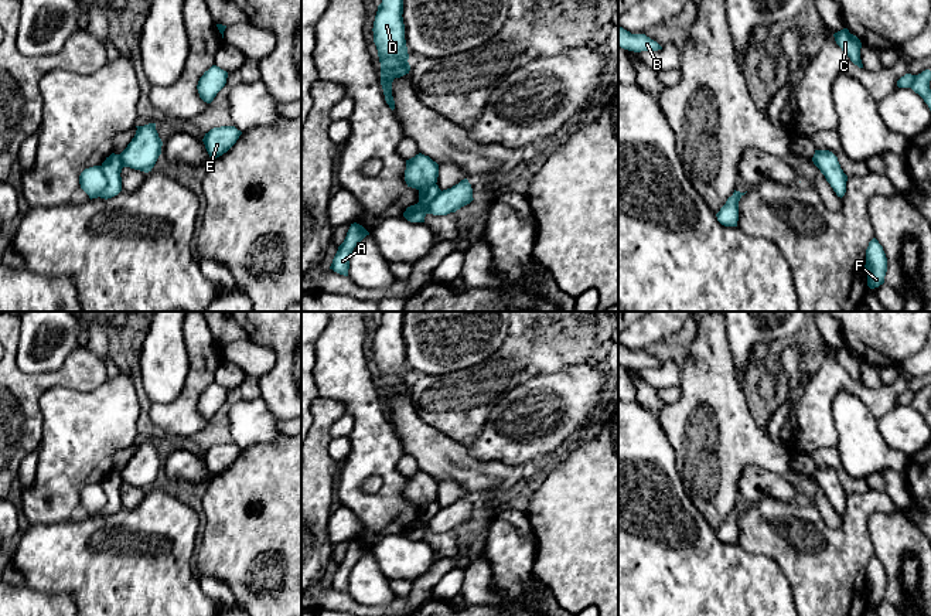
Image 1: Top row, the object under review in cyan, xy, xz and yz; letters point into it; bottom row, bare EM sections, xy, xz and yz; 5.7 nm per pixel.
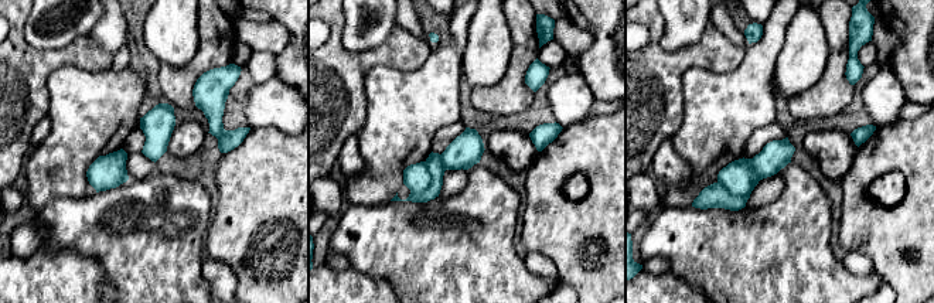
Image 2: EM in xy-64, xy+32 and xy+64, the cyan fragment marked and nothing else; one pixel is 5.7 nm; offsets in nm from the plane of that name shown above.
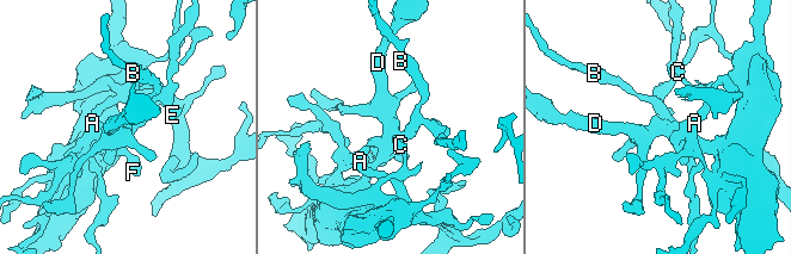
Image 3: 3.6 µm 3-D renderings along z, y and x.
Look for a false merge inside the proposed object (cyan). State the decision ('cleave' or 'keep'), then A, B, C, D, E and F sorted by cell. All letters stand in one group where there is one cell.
cleave; groups A C / B D E F

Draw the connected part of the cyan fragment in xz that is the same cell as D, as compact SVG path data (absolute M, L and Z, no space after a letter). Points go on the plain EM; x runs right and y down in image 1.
M383 312L374 338L374 360L381 380L381 402L385 418L395 426L392 399L410 388L405 357L403 316L406 312Z

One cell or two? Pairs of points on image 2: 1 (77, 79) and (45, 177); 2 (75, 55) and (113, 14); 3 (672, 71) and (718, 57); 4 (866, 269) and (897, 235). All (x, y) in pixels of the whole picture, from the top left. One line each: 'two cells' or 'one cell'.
1: one cell
2: two cells
3: one cell
4: two cells

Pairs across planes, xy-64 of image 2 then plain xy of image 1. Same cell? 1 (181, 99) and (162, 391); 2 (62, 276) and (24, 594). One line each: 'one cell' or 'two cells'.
1: two cells
2: one cell

